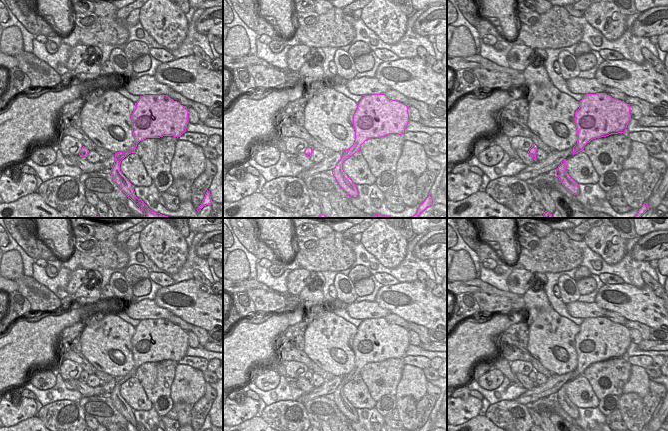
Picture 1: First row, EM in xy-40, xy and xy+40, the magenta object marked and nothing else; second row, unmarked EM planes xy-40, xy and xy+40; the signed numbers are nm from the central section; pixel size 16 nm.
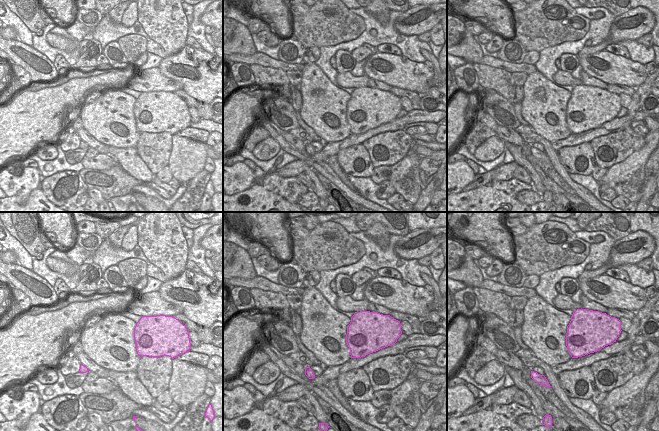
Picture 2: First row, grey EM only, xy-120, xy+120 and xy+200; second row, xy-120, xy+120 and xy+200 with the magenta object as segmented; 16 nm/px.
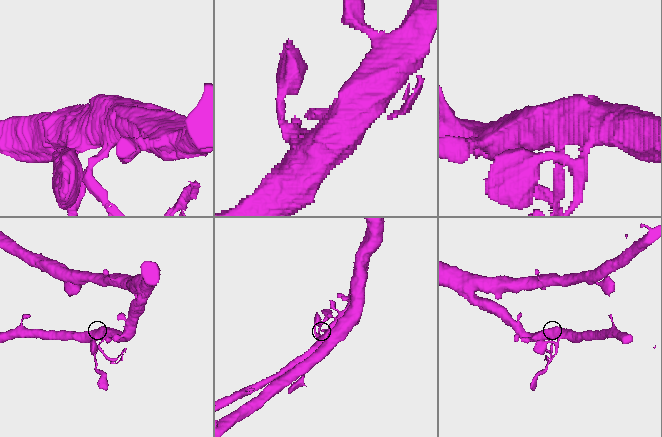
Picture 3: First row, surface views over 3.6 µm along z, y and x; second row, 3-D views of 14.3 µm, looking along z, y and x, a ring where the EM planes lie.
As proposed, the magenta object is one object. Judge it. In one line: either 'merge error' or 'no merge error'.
merge error

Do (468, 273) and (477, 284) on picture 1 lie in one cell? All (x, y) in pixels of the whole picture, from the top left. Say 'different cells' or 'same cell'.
different cells

